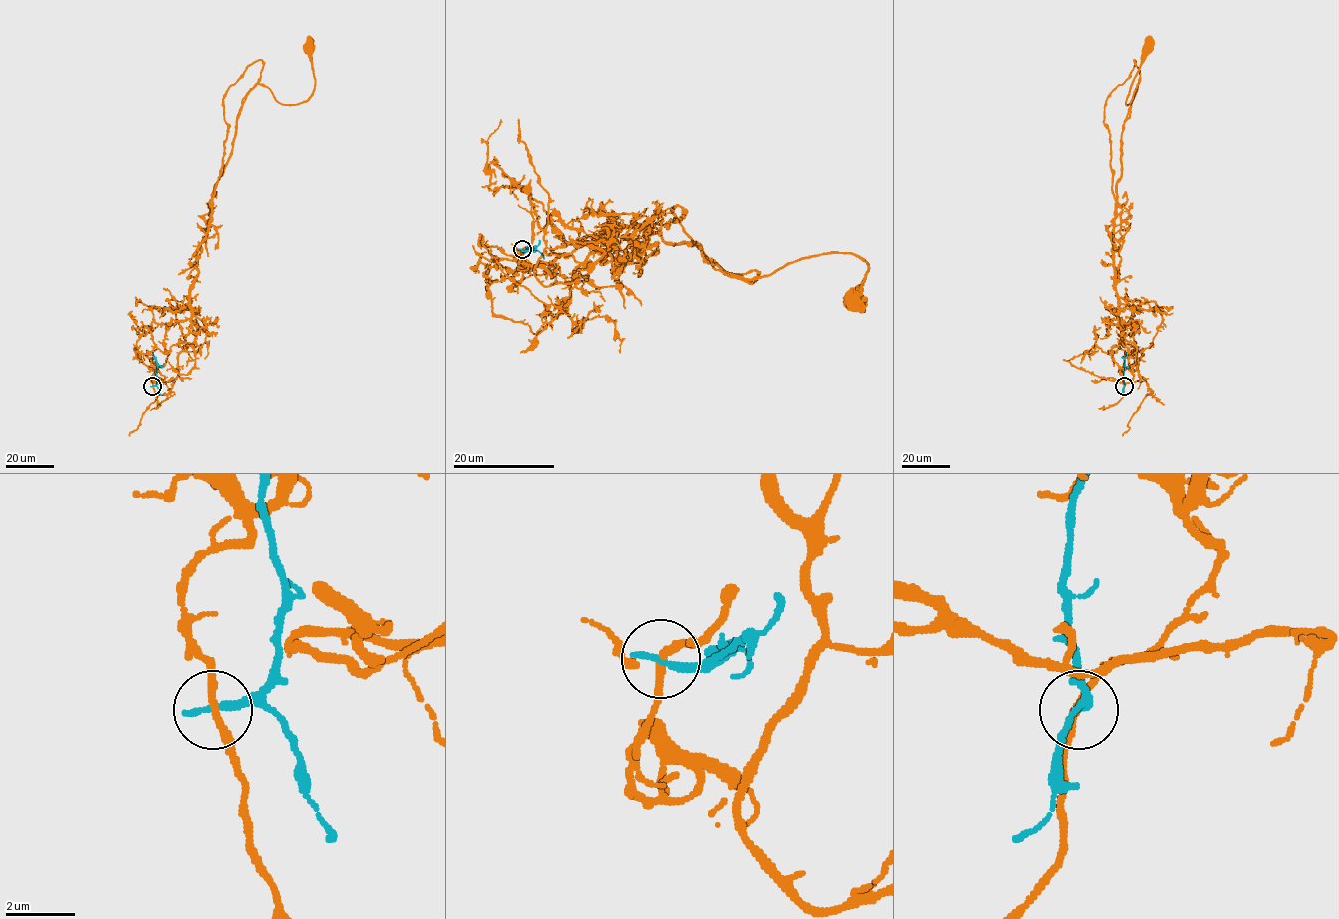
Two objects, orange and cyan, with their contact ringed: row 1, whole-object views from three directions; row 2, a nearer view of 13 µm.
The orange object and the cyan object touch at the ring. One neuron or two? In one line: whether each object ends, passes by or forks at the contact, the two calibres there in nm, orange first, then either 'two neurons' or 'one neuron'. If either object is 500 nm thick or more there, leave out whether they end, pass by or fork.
orange passes by; cyan ends; calibres 190 and 260 nm; two neurons

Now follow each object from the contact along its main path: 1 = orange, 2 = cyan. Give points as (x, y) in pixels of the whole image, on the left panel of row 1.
1: (152, 386), (166, 327), (191, 316), (198, 245), (241, 101), (261, 84), (281, 103), (305, 102), (308, 49)
2: (152, 386), (157, 376), (152, 352)

